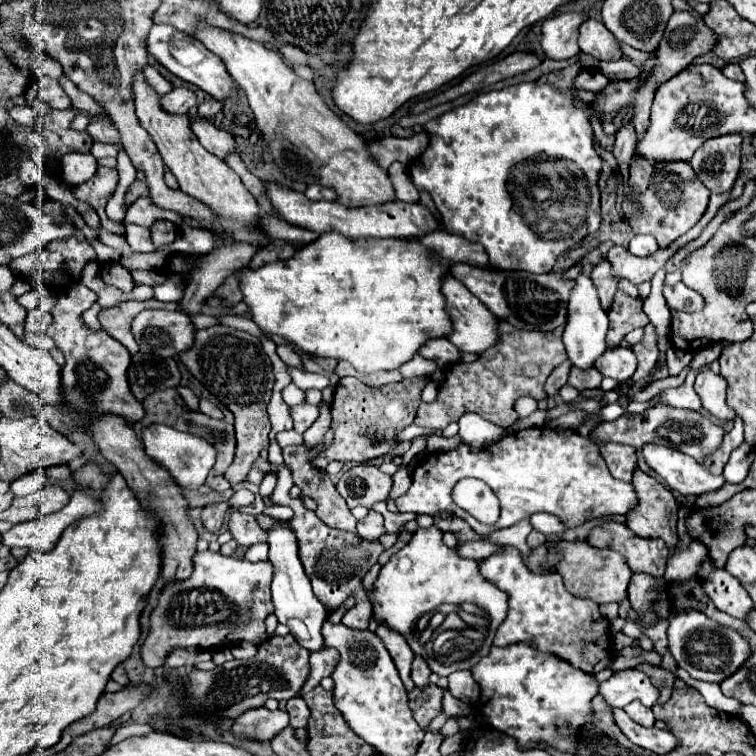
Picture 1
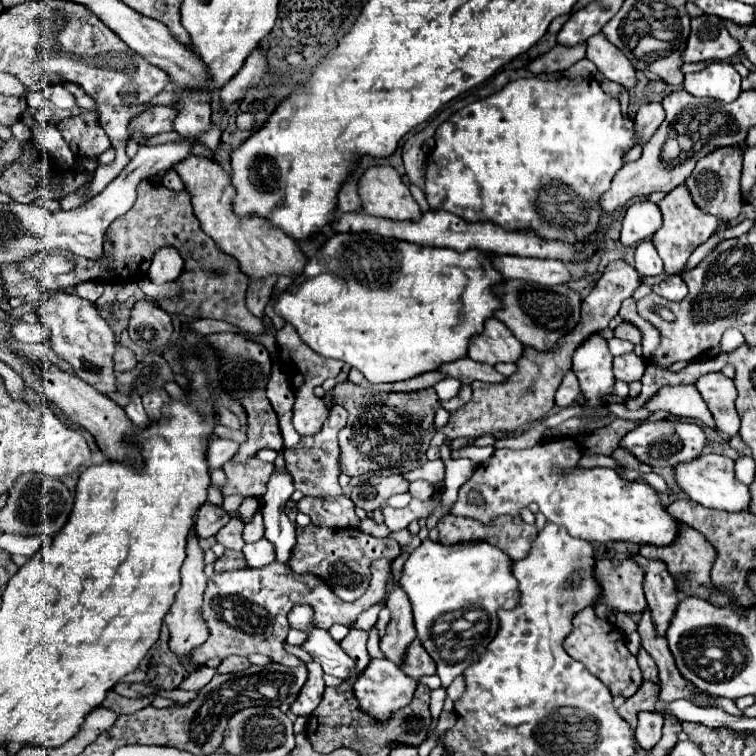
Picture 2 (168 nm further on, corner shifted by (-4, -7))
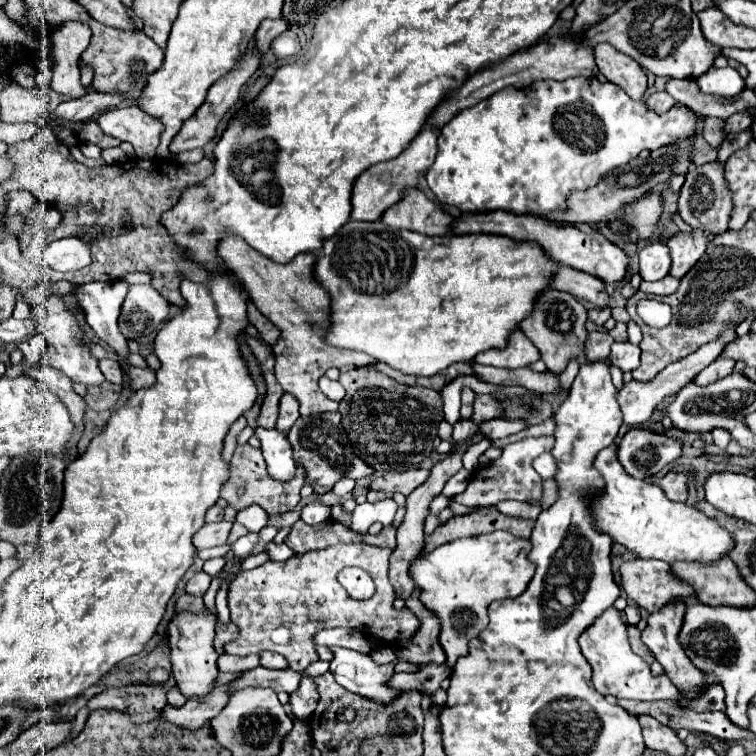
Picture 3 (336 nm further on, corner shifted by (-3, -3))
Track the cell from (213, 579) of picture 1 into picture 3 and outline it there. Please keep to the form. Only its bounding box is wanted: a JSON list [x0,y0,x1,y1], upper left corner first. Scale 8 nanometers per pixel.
[226,542,420,672]

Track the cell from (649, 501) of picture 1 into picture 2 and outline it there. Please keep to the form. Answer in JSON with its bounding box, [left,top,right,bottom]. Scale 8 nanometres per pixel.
[639,522,715,598]

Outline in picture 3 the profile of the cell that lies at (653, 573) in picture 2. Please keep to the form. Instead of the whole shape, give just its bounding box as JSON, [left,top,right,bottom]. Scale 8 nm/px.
[642,604,706,700]

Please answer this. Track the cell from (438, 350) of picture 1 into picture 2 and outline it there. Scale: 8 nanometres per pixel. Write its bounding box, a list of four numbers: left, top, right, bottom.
[439,356,505,384]

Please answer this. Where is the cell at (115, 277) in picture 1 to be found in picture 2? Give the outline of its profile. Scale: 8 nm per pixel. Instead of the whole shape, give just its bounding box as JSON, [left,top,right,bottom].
[75,282,103,302]

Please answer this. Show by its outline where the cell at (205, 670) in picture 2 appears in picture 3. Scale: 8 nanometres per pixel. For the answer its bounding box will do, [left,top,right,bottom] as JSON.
[88,684,170,722]

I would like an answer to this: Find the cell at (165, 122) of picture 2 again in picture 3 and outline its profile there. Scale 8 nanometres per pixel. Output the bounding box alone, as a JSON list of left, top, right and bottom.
[96,106,164,158]

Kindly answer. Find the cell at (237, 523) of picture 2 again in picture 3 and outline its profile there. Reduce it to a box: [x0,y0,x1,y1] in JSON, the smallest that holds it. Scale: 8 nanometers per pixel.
[194,520,232,550]

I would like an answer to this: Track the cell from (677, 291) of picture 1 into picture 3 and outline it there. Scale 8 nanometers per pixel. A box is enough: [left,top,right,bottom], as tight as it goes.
[640,274,680,296]

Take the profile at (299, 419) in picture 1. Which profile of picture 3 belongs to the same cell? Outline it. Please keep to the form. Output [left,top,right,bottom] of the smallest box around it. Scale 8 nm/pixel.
[218,238,378,414]

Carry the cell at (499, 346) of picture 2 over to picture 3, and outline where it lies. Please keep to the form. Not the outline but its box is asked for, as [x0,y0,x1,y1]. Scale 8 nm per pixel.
[474,330,540,368]

